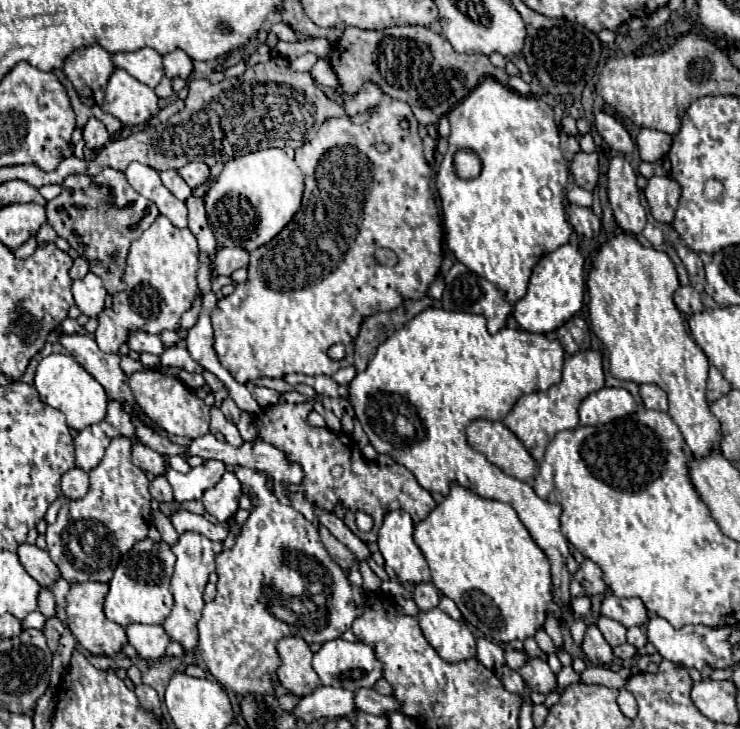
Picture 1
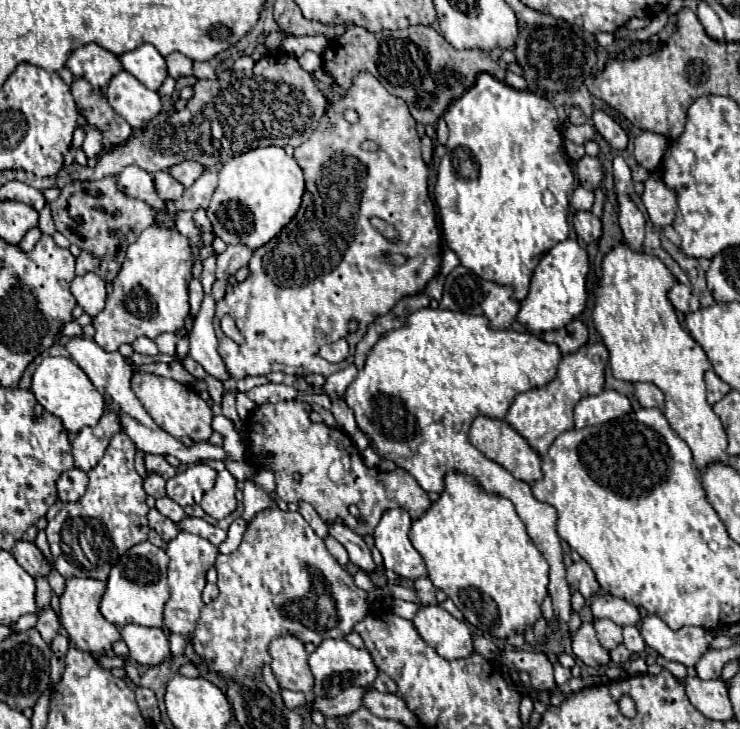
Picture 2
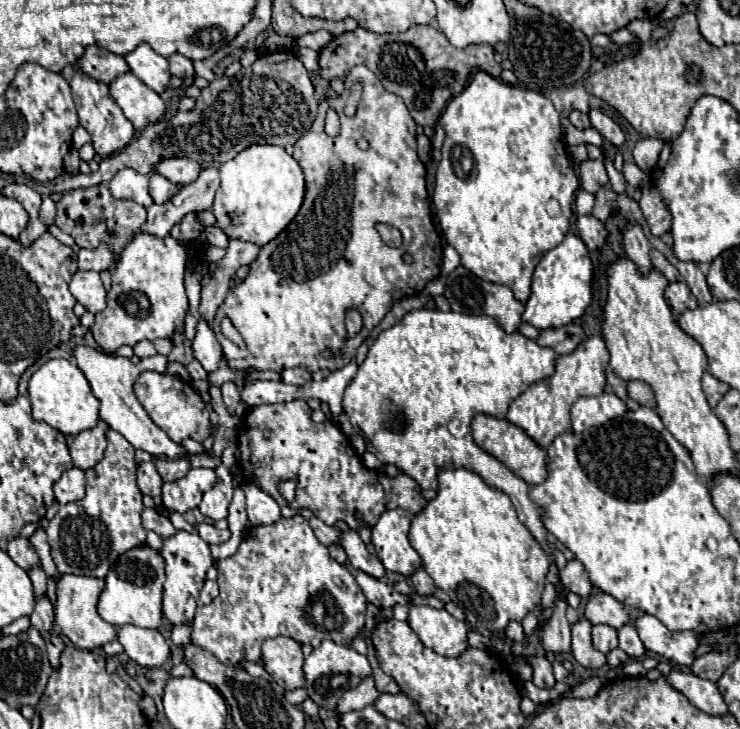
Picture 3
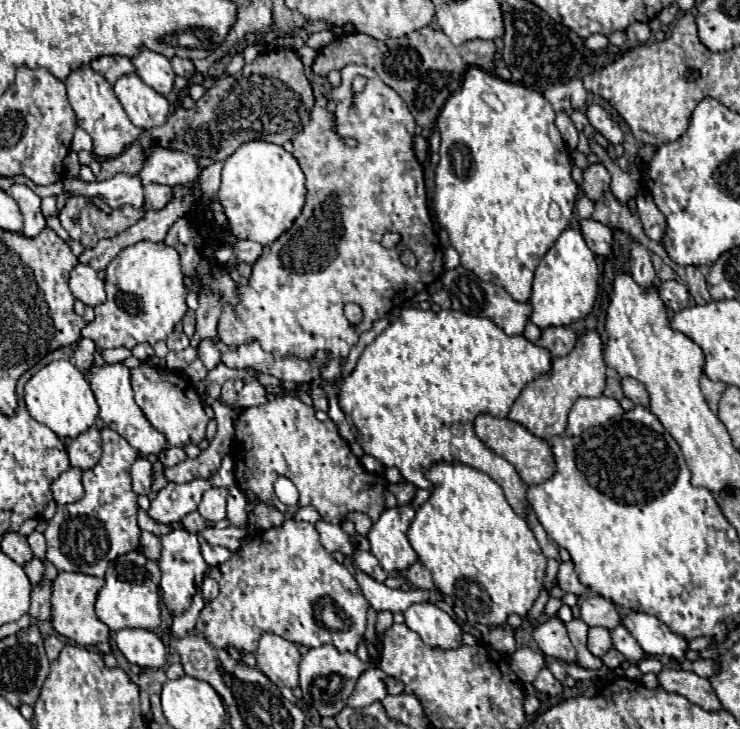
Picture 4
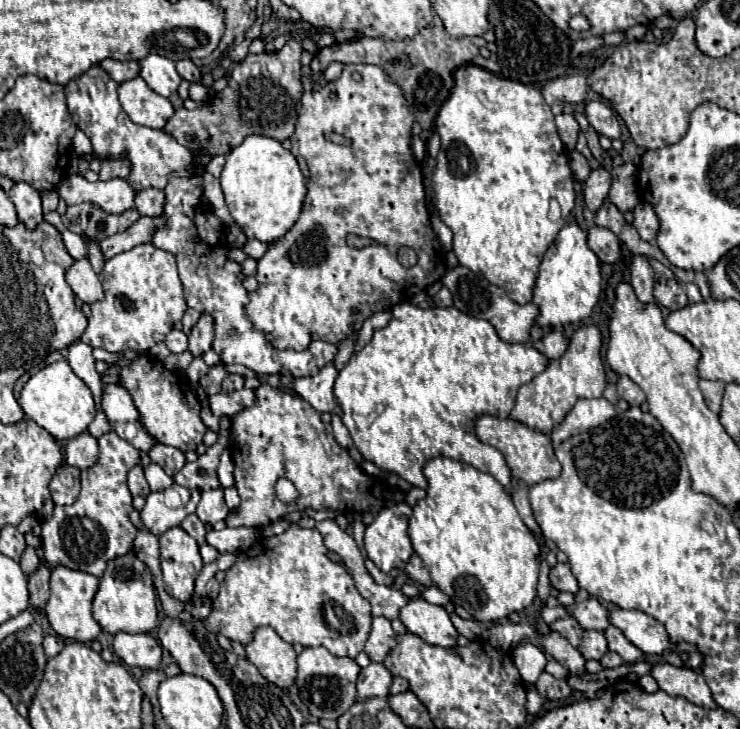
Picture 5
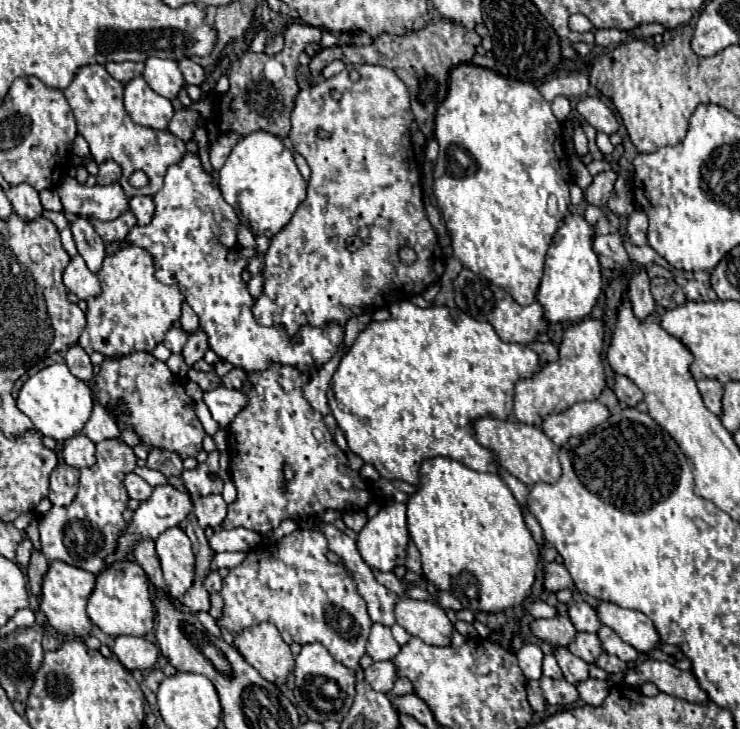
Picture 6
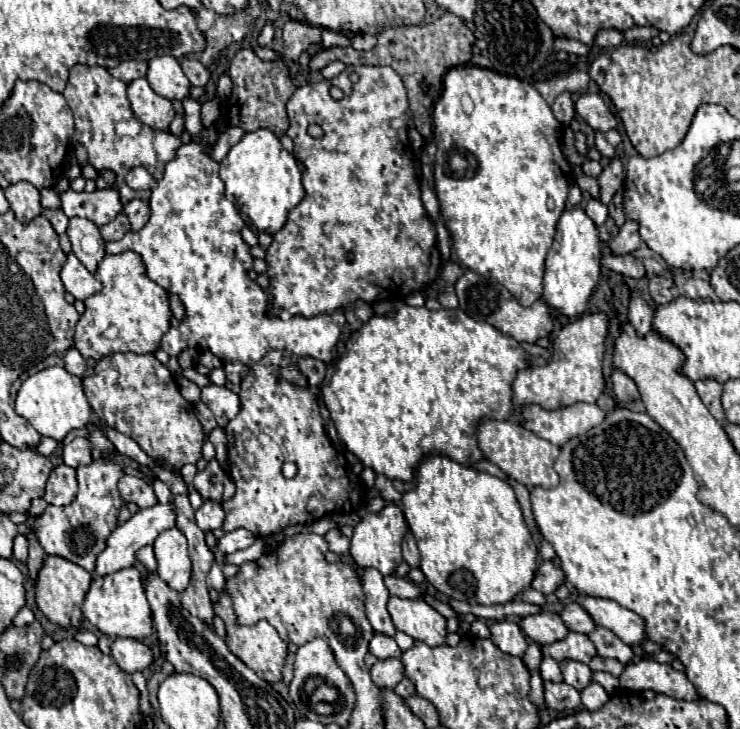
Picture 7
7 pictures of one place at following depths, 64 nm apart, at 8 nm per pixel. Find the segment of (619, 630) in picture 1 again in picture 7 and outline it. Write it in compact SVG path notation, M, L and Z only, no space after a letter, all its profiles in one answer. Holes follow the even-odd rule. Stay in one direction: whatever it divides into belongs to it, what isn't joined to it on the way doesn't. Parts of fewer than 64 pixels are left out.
M570 632L564 640L554 642L550 646L542 646L542 654L552 656L558 662L572 658L572 660L588 664L588 660L592 660L592 656L596 656L596 648L594 648L592 640L588 640L586 634Z

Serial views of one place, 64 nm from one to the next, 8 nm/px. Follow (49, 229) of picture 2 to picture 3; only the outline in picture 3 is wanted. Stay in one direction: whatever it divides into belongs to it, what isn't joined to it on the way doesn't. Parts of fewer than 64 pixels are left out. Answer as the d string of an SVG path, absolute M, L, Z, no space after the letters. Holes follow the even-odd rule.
M44 196L42 198L42 208L40 208L42 224L46 224L46 228L52 226L54 224L54 216L56 216L56 204L48 196Z

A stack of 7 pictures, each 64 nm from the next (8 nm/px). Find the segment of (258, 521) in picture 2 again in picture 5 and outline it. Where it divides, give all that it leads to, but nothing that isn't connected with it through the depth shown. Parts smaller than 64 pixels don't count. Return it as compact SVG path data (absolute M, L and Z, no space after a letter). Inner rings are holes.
M290 524L288 530L282 534L258 540L252 548L238 554L234 566L226 570L226 578L220 584L220 594L214 600L210 616L204 618L202 624L208 628L208 632L222 634L228 640L240 642L242 646L250 644L256 628L272 626L276 634L290 644L326 646L334 656L356 658L358 652L364 650L364 642L370 634L370 604L356 590L350 572L342 564L332 562L326 552L328 550L322 544L320 532L312 528L302 528L298 524Z

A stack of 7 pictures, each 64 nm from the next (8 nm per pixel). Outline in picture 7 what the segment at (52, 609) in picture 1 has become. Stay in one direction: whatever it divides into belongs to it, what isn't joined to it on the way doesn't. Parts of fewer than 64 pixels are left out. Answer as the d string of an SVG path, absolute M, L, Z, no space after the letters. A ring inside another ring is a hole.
M22 534L16 536L16 540L14 540L14 558L20 562L26 562L26 558L28 558L28 542Z

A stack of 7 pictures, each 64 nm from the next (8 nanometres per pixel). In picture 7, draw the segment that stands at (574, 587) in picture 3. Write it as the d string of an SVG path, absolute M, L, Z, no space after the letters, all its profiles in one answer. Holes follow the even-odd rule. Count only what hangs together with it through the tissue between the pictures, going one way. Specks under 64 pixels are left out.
M542 562L540 568L538 568L538 574L532 582L532 588L544 592L544 594L550 594L550 592L556 592L562 584L564 584L564 572L562 568L554 566L552 562Z

